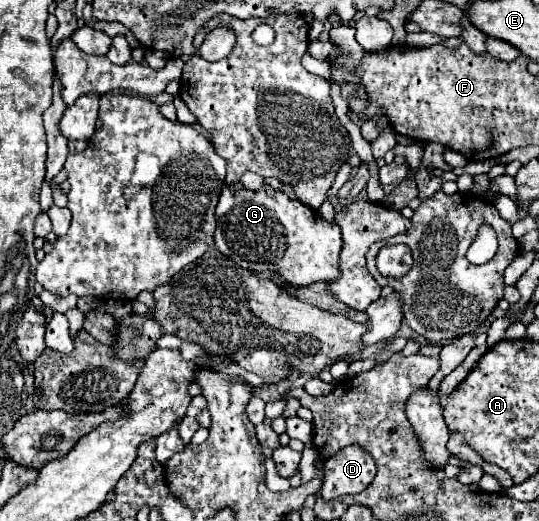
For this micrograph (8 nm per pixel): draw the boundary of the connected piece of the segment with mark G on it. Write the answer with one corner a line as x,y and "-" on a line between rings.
241,183
227,185
221,191
217,207
215,247
251,271
275,271
287,283
305,287
313,283
329,283
339,275
341,229
327,223
321,215
303,203
289,199
283,191
269,185
251,191

